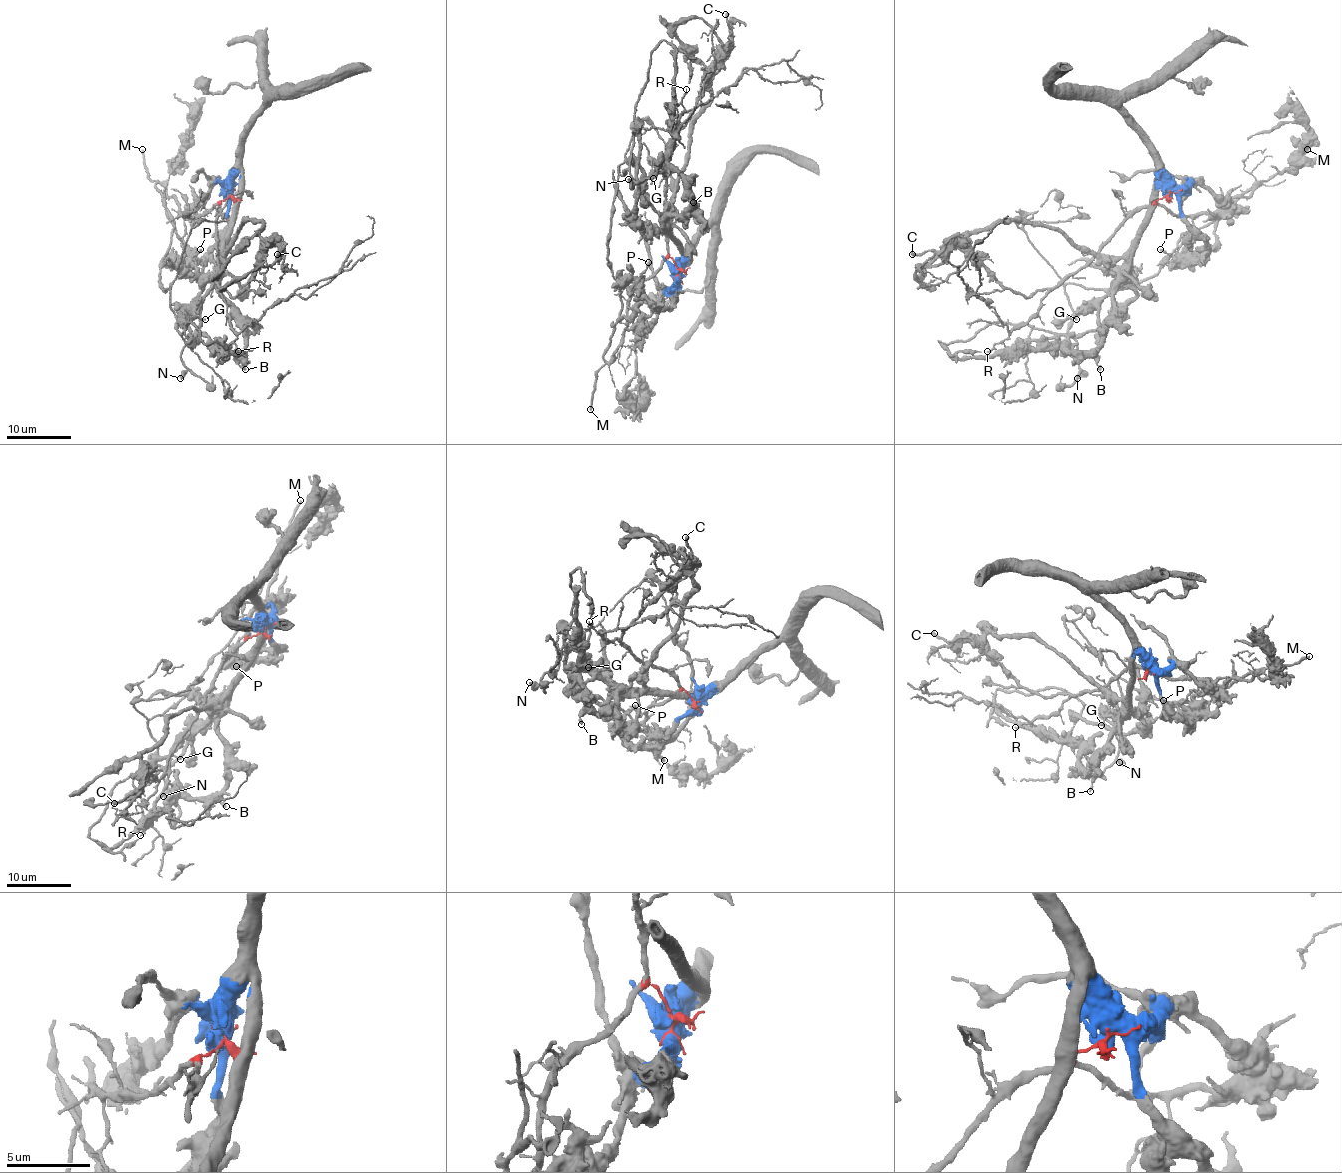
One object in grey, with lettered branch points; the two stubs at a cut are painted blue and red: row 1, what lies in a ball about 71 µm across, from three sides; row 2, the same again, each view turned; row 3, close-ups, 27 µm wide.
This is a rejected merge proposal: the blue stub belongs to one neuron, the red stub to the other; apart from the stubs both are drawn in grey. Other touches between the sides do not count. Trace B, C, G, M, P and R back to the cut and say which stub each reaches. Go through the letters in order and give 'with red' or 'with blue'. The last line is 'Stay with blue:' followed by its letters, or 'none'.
B: with blue
C: with blue
G: with blue
M: with red
P: with blue
R: with red
Stay with blue: B, C, G, P

